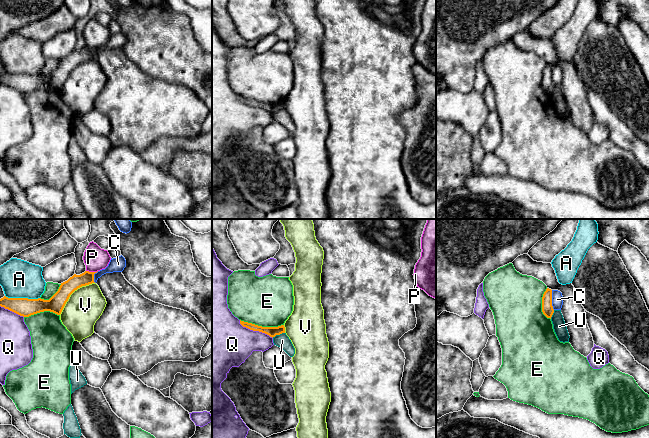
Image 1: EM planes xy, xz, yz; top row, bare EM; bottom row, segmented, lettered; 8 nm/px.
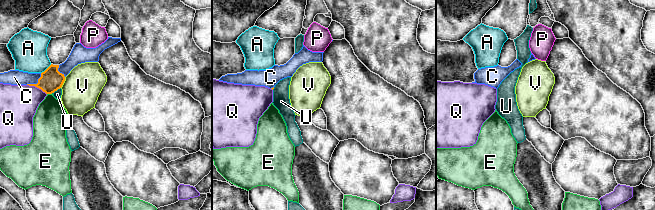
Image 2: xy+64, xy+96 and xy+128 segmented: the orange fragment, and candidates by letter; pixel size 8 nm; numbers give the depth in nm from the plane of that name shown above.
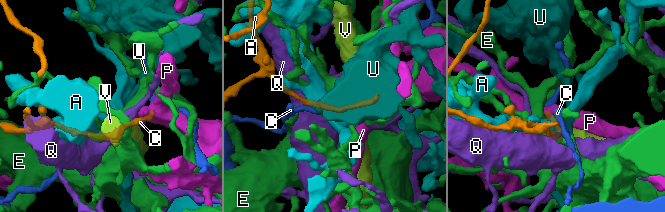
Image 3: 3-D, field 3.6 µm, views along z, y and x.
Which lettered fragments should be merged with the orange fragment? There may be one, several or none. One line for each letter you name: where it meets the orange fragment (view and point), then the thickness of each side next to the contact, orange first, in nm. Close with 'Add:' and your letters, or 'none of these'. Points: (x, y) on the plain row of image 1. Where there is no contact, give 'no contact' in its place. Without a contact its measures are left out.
U: xz (278, 110) | 80/110 nm
Add: U

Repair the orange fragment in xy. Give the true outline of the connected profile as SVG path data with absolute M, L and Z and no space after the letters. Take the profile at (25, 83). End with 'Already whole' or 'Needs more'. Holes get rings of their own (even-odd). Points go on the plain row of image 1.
M85 47L80 51L74 50L67 57L61 59L58 67L49 76L41 74L8 74L4 72L0 75L0 82L23 93L29 93L44 87L60 91L70 71L75 66L82 62L95 59L95 49L97 48Z. Already whole

